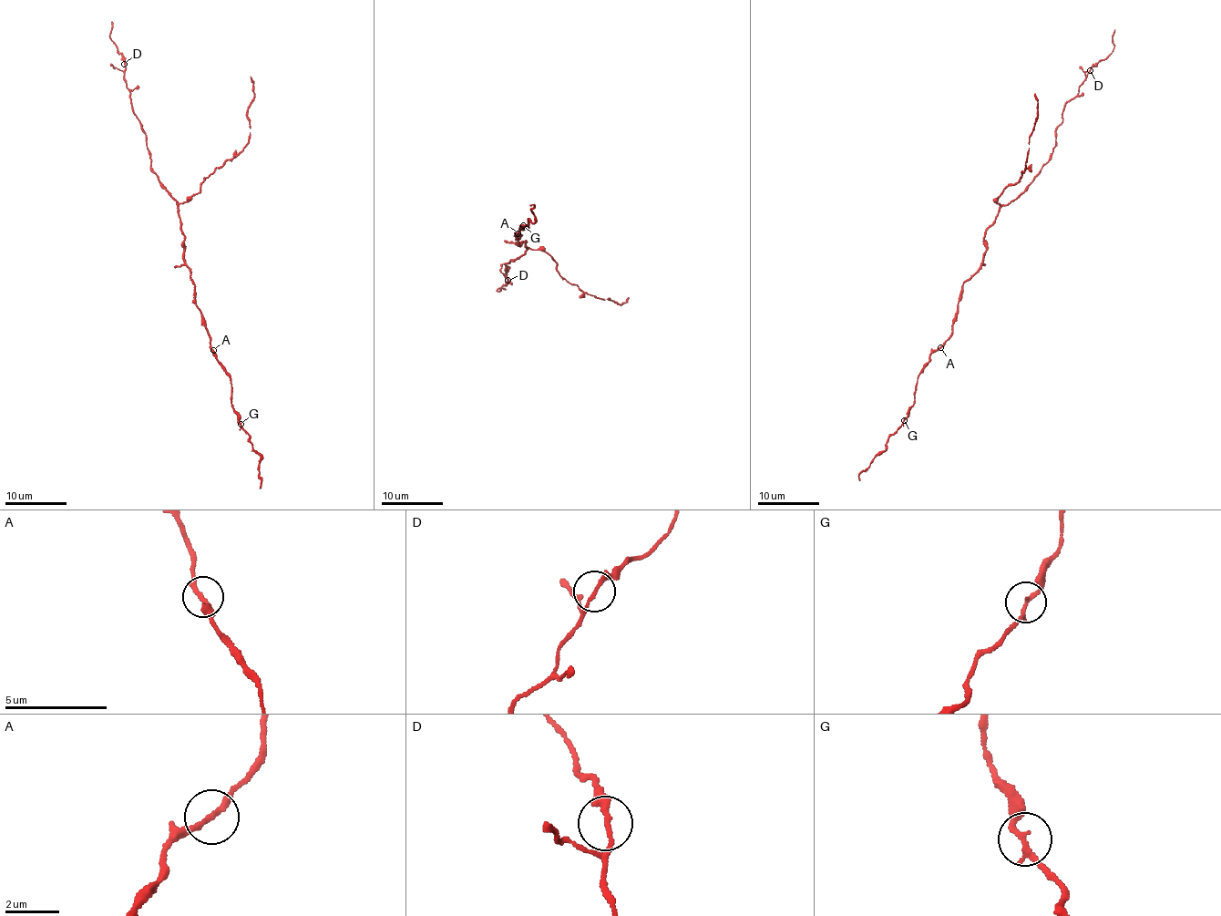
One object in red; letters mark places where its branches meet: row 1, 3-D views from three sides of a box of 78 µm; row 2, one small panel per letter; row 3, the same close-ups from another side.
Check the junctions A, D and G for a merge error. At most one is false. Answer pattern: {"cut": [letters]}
{"cut": []}

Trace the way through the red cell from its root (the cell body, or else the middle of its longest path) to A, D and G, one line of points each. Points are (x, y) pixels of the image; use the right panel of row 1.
A: (986, 250), (979, 271), (962, 285), (962, 299), (958, 302), (951, 334), (940, 347)
D: (986, 250), (986, 230), (998, 210), (1021, 194), (1050, 159), (1063, 106), (1077, 95), (1090, 70)
G: (986, 250), (979, 271), (962, 285), (951, 334), (930, 354), (918, 375), (914, 402), (904, 420)

